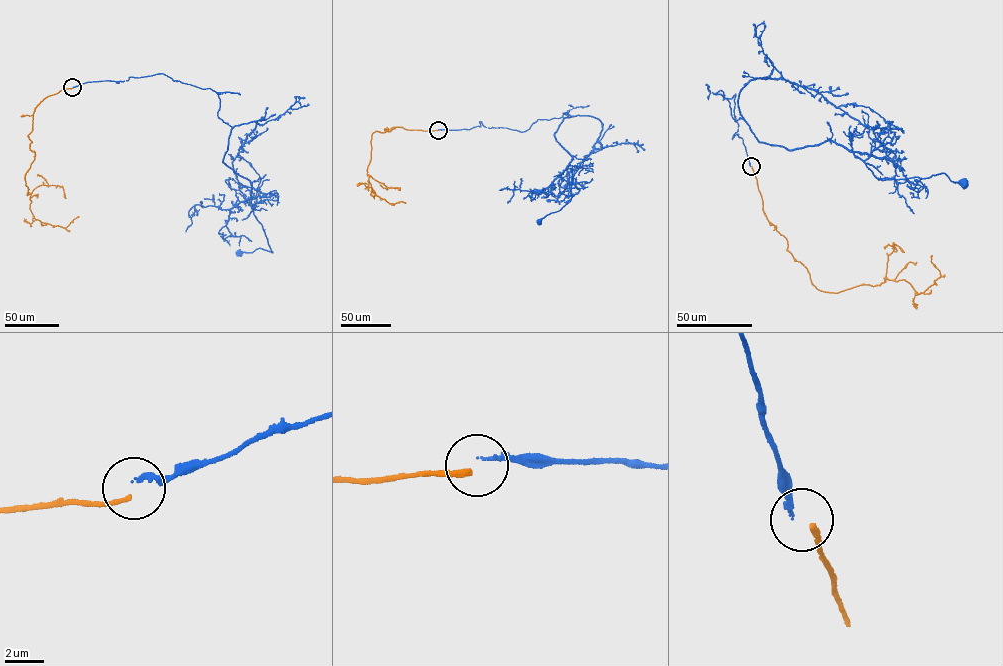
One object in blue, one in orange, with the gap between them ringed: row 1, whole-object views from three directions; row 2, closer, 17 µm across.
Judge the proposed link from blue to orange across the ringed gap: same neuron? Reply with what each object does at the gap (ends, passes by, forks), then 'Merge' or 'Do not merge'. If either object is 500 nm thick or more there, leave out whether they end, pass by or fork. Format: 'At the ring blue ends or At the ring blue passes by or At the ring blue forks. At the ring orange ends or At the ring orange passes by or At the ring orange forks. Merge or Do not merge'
At the ring blue ends. At the ring orange ends. Do not merge

